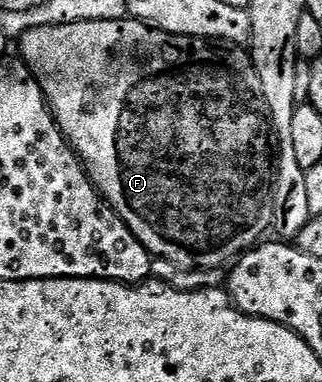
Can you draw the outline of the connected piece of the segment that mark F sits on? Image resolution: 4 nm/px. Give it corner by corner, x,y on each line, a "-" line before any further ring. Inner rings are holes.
130,16
117,20
85,20
73,24
42,26
22,31
17,41
18,57
28,66
43,90
55,122
67,137
71,149
79,155
84,170
91,177
91,183
121,216
123,223
131,229
133,236
137,236
152,259
164,258
183,270
223,268
260,245
264,237
262,234
272,229
275,220
273,204
277,177
277,142
275,130
271,127
271,113
265,104
265,92
261,92
261,79
258,78
257,68
246,49
234,44
216,44
206,38
167,34

